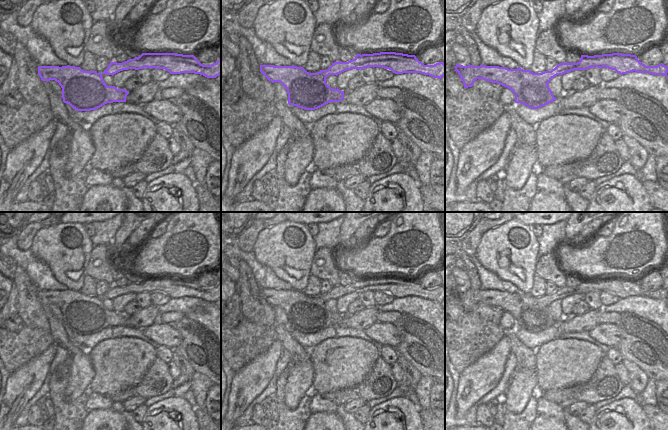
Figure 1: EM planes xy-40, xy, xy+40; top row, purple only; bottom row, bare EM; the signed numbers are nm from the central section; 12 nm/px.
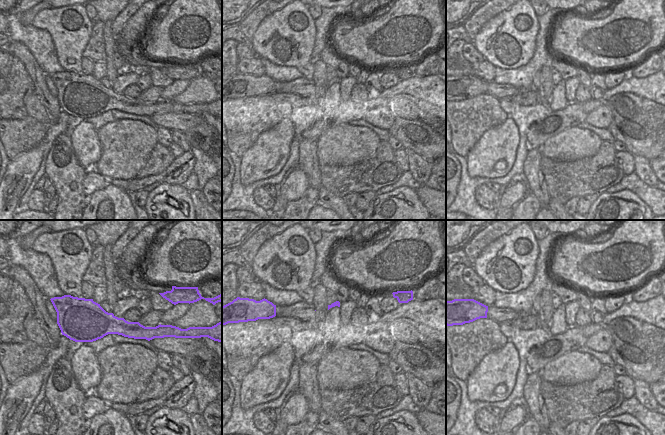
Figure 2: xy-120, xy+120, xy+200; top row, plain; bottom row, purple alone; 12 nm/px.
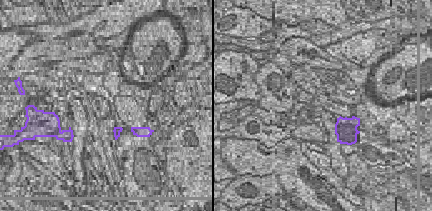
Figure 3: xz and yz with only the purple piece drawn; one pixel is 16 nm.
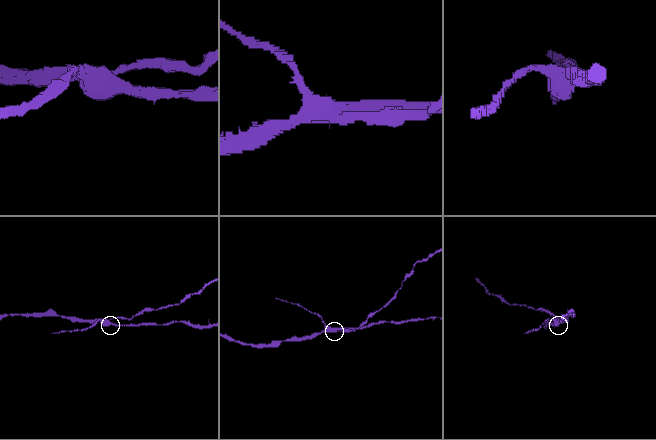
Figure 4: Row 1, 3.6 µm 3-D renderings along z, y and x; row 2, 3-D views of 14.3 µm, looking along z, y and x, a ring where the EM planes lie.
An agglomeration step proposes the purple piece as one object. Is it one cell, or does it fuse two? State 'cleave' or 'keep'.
cleave

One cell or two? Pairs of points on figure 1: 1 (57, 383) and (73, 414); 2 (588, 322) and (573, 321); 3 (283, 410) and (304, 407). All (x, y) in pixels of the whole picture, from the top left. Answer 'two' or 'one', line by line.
1: one
2: one
3: one

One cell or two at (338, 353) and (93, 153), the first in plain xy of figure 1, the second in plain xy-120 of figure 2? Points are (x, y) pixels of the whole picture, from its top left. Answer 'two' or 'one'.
two

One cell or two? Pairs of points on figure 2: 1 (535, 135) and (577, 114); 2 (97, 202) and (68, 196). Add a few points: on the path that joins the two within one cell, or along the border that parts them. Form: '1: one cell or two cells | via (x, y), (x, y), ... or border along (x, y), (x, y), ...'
1: one cell | via (545, 134), (554, 133), (567, 120)
2: two cells | border along (87, 197), (87, 203), (83, 209)

